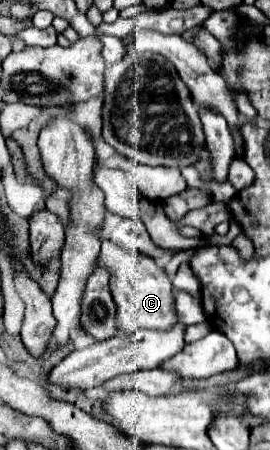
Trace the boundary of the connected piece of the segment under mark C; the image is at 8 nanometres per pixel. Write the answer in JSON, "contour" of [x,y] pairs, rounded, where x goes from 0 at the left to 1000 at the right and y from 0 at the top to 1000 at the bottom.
{"contour":[[[374,527],[374,562],[359,571],[359,589],[404,602],[404,642],[433,678],[433,718],[456,740],[493,740],[507,731],[611,736],[656,718],[641,691],[633,624],[604,598],[581,598],[567,571],[515,558],[470,558]]]}

